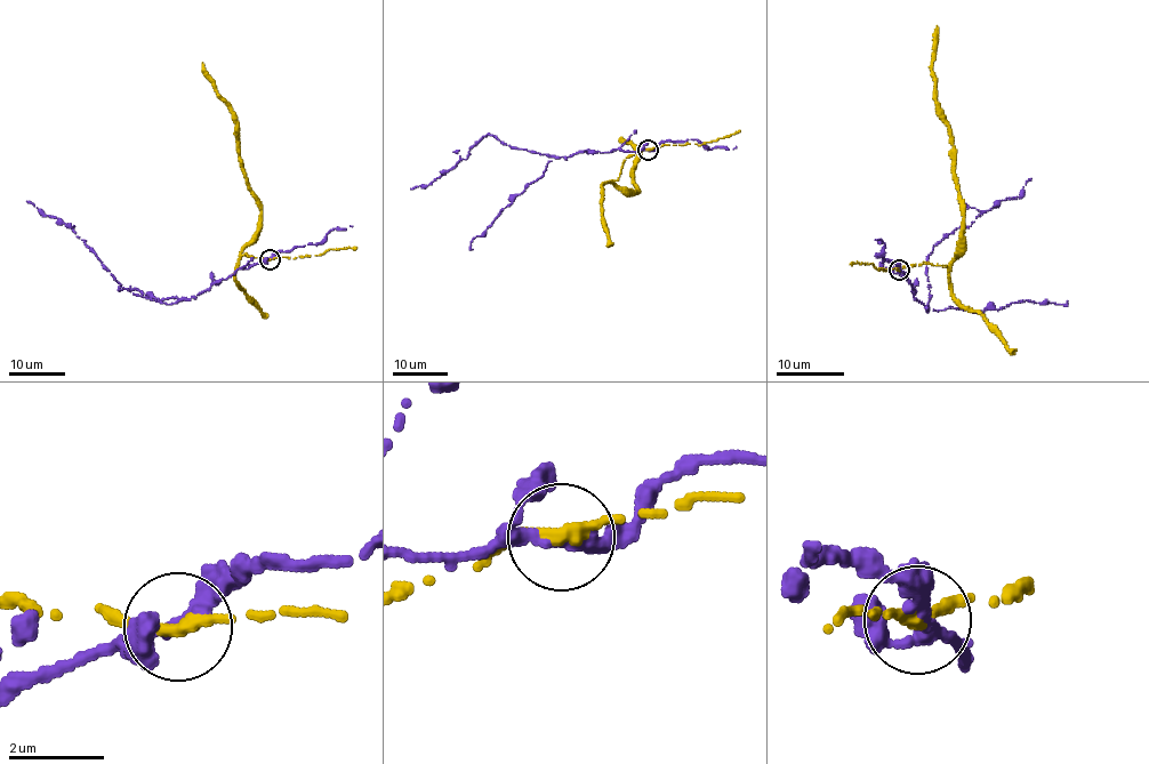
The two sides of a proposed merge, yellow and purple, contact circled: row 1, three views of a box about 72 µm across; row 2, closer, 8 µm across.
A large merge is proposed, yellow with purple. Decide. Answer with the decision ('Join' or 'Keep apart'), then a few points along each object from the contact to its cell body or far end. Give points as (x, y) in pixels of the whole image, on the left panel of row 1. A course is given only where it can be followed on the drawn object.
Keep apart. Course of yellow: (270, 258), (241, 255), (257, 231), (260, 201), (249, 187), (240, 158), (232, 109), (202, 62). Course of purple: (270, 258), (239, 268), (190, 299), (179, 298), (170, 304), (150, 300), (123, 288), (70, 227), (26, 201)

